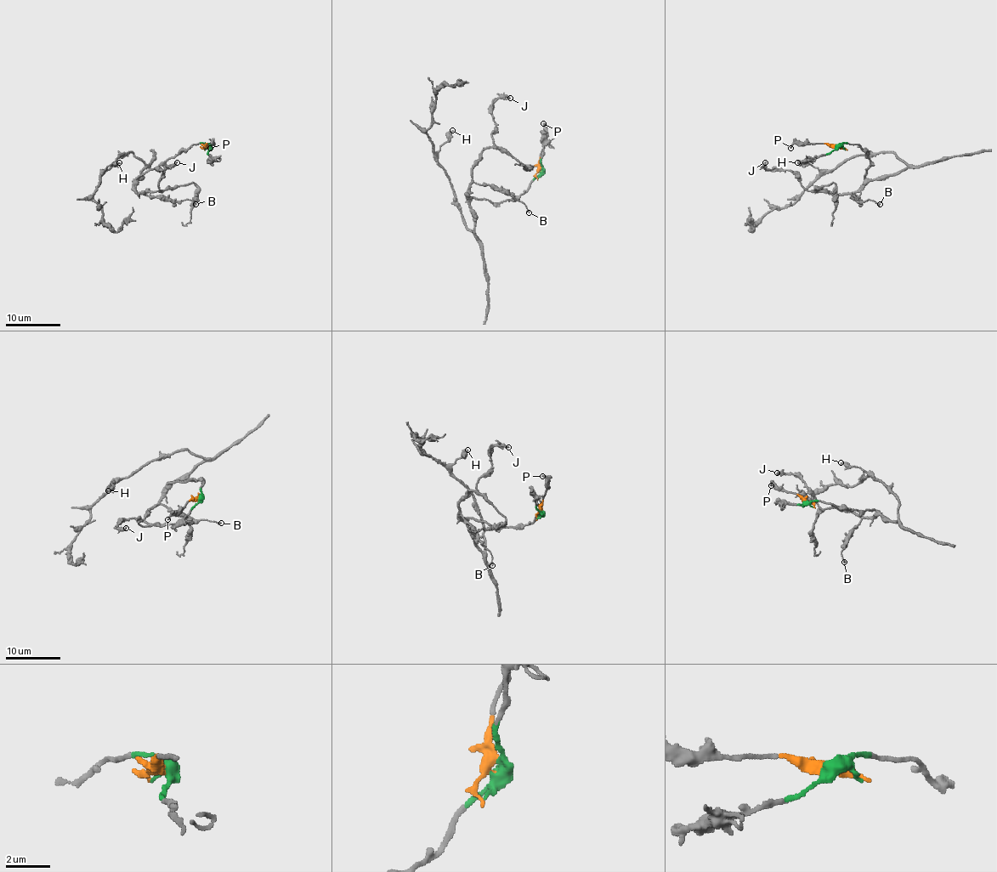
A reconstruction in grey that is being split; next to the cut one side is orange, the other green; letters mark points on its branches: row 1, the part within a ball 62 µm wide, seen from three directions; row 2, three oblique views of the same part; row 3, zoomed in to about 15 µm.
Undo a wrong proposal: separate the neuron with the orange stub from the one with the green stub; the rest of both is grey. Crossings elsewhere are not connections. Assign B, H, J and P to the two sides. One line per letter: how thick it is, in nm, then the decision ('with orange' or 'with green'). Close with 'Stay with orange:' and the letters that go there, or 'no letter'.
B: 160 nm thick; with green
H: 360 nm thick; with green
J: 280 nm thick; with green
P: 180 nm thick; with orange
Stay with orange: P

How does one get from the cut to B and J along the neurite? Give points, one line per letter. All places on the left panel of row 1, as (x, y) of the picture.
B: (208, 147), (192, 144), (137, 178), (135, 190), (139, 194), (170, 199), (189, 199), (196, 205)
J: (208, 147), (192, 144), (141, 174), (137, 178), (138, 194), (161, 190), (159, 170), (177, 161)

